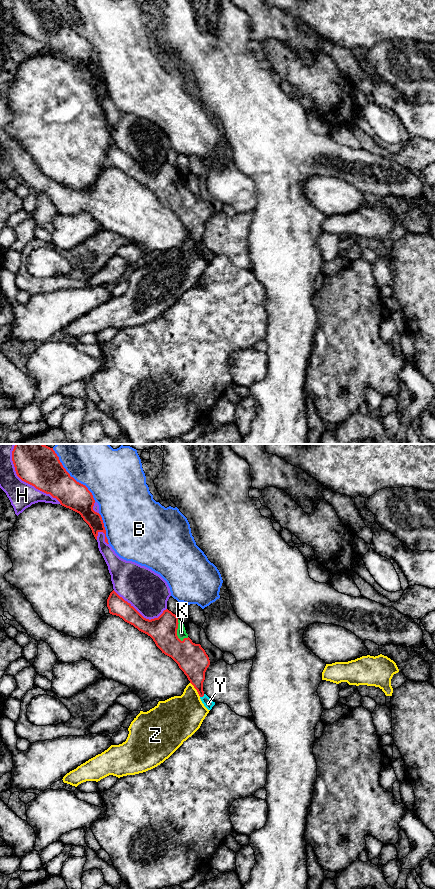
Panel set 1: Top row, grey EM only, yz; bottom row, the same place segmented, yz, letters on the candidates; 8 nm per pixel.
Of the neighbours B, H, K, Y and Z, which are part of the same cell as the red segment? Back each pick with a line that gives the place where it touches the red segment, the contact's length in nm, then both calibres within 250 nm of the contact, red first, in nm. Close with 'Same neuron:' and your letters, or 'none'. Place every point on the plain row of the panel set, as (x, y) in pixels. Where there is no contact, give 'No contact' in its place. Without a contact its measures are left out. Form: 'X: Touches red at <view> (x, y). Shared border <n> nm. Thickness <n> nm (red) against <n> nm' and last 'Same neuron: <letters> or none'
K: Touches red at yz (176, 182). Shared border 190 nm. Thickness 240 nm (red) against 80 nm
Y: Touches red at yz (202, 248). Shared border 50 nm. Thickness 200 nm (red) against 80 nm
Same neuron: K, Y

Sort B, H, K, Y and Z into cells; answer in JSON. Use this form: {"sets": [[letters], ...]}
{"sets": [["B"], ["H"], ["K", "Y"], ["Z"]]}

